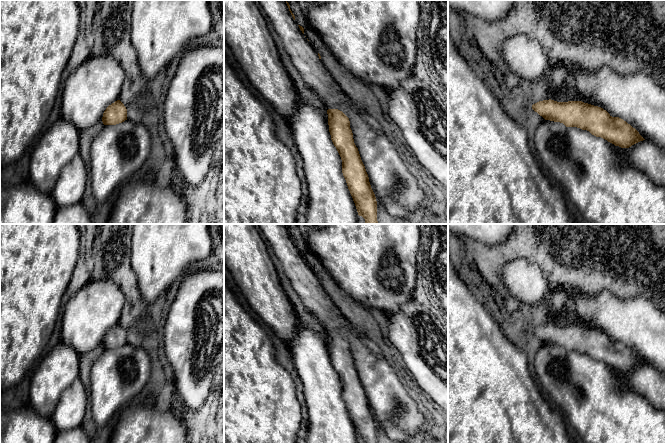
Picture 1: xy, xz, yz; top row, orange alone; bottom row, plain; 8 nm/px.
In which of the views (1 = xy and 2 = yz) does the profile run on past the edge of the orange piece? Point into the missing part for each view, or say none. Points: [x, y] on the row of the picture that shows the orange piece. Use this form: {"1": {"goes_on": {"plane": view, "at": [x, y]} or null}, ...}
{"1": {"goes_on": null}, "2": {"goes_on": null}}

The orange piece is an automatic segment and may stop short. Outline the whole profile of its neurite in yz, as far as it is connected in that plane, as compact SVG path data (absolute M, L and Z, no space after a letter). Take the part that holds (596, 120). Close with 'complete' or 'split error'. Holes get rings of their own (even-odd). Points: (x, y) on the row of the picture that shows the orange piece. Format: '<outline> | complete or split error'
M549 99L533 104L532 109L545 120L587 130L621 148L629 148L645 140L623 119L612 117L603 108L582 101L557 102Z | complete

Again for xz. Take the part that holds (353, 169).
M328 109L331 140L342 160L342 173L365 224L378 224L377 201L369 177L353 139L349 118L338 109Z | complete

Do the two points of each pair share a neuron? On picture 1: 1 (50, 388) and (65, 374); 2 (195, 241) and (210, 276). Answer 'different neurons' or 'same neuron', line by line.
1: same neuron
2: different neurons

